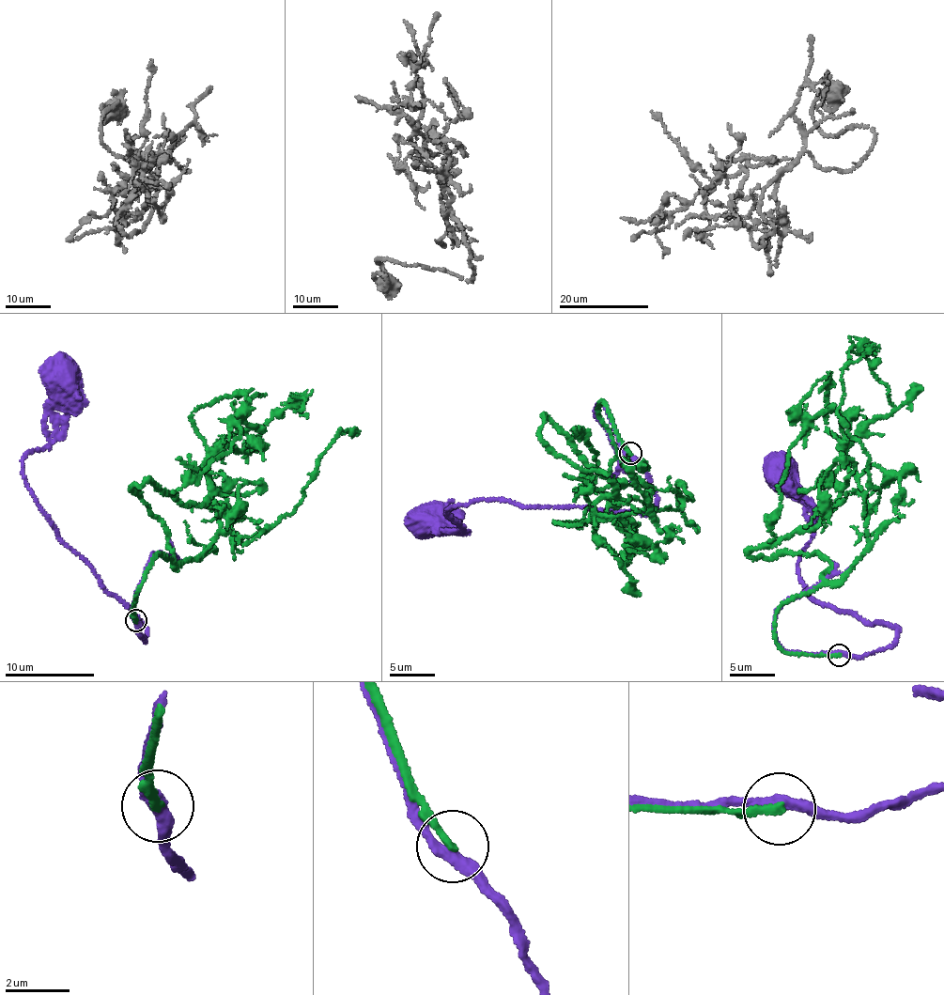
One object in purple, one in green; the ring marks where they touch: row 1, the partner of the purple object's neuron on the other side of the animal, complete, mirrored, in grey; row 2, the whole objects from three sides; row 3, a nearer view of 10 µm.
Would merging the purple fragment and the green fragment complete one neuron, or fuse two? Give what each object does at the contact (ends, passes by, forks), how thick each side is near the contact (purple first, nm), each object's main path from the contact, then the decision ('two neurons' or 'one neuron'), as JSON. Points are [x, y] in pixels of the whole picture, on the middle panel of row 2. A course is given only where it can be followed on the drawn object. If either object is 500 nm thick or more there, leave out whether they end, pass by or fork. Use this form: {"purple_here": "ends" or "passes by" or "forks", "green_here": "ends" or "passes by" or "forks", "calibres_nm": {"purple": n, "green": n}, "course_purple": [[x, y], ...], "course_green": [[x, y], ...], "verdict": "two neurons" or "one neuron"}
{"purple_here": "passes by", "green_here": "ends", "calibres_nm": {"purple": 360, "green": 240}, "course_purple": [[629, 453], [653, 489], [657, 505], [648, 513], [485, 500], [445, 511], [456, 533], [425, 523]], "course_green": [[629, 453], [603, 401], [597, 407], [646, 507], [594, 521], [607, 499], [592, 482], [589, 443], [574, 427]], "verdict": "two neurons"}

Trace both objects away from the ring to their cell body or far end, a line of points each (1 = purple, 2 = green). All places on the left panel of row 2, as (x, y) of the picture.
1: (135, 619), (142, 640), (143, 626), (61, 542), (23, 474), (22, 457), (49, 443), (46, 412), (58, 377)
2: (135, 619), (151, 560), (188, 563), (219, 529), (210, 454), (255, 426), (239, 425), (238, 440), (173, 492)

